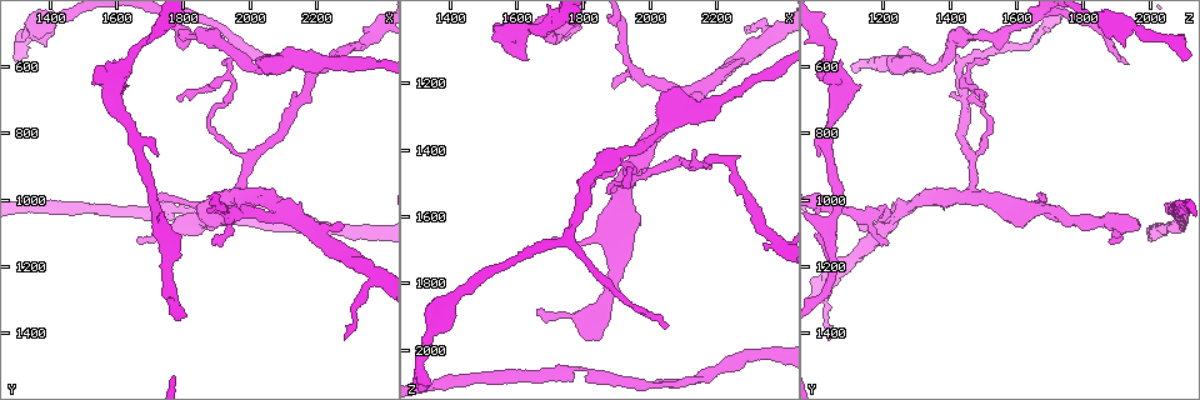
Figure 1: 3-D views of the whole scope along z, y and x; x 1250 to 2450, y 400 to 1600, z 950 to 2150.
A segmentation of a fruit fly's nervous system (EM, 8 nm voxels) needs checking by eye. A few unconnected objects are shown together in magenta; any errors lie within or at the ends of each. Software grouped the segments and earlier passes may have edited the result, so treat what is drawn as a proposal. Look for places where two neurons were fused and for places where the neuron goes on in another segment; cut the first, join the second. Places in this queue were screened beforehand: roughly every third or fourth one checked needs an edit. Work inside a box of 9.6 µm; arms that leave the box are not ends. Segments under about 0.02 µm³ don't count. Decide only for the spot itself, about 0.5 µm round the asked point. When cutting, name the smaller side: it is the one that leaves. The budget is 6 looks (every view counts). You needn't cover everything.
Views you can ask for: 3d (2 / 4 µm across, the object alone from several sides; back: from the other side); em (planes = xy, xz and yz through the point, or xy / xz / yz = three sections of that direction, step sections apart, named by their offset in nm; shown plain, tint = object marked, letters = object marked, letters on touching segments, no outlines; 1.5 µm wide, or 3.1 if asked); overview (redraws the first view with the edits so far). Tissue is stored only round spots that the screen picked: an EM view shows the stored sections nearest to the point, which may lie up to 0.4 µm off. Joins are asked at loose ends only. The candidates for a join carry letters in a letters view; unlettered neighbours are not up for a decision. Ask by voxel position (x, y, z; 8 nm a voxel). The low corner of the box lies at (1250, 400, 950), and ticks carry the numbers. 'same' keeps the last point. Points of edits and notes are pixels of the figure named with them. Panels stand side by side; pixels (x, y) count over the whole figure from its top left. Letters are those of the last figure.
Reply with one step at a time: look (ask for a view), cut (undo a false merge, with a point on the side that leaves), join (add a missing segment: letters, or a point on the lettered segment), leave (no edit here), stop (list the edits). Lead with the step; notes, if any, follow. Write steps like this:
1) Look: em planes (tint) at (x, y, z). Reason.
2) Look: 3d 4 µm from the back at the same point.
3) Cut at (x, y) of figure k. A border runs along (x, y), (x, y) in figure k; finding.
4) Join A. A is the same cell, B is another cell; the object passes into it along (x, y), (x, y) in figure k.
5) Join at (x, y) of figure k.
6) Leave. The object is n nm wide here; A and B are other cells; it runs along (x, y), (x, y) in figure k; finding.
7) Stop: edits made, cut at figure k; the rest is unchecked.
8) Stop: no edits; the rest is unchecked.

Look: em planes (plain) at (2000, 890, 1470). Branch point.

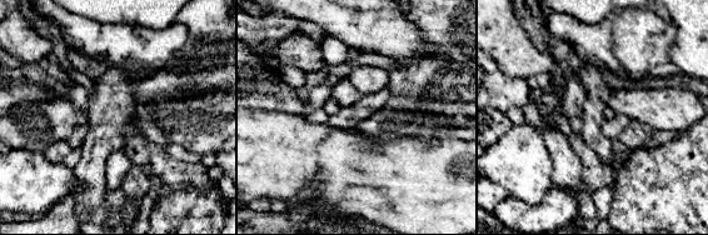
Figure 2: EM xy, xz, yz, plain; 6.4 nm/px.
Look: em planes (letters) at the same point.

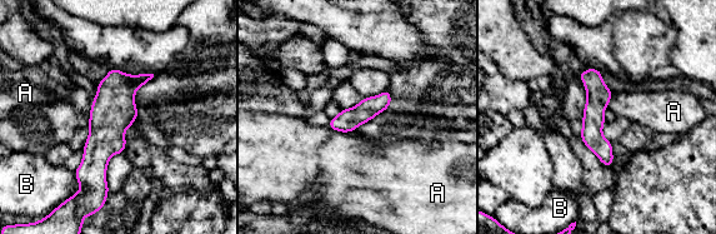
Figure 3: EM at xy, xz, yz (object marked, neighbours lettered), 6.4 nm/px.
Leave. The object is 150 nm wide here; A and B are other cells; it runs along (148, 76), (114, 104), (104, 192) in figure 3; one neuron here.

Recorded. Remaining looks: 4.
Look: em planes (tint) at (2050, 590, 1920). End of a long branch.

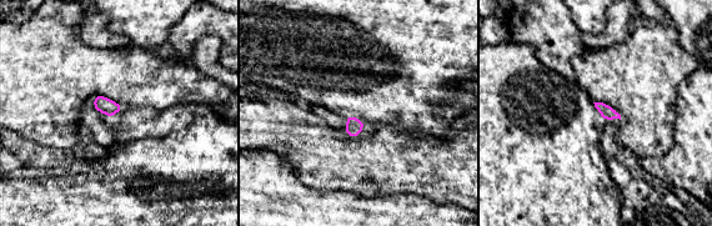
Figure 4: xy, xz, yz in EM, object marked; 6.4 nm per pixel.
Look: em planes (letters) at the same point. See the neighbours.

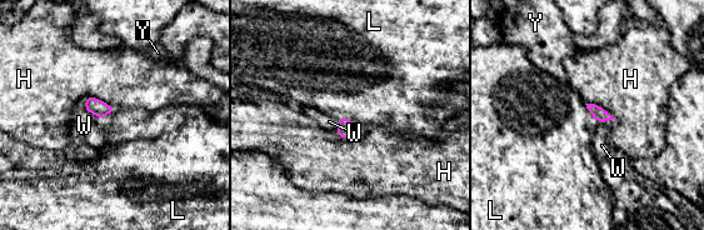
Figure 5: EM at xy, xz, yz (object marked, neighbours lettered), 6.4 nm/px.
Join at (84, 125) of figure 5. The longest contact is with H, 220 nm; W is the same cell, H, L and Y are other cells; the object passes into it along (93, 105), (93, 114), (84, 125) in figure 5; the neuron continues.

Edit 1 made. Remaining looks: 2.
Look: em yz step 8 (letters) at (1940, 580, 1510). Thin end.

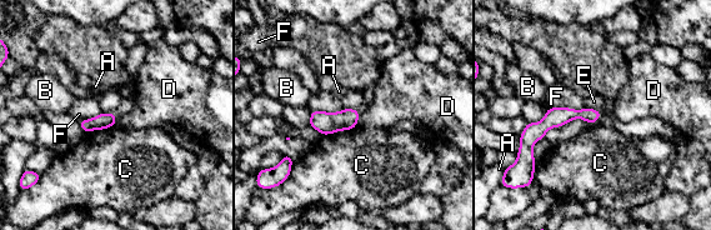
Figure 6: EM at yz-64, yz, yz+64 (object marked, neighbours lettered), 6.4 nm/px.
Look: em planes (letters) at the same point.

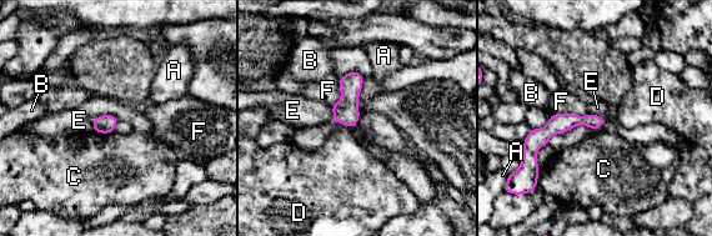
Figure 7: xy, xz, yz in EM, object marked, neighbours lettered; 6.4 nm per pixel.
Leave. The object is 90 nm wide here; A, B, C, D, E and F are other cells; a border runs along (119, 119), (98, 115), (91, 130) in figure 7; none of them fits.

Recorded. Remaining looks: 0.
Stop: edits made, join at figure 5; the rest is unchecked.

